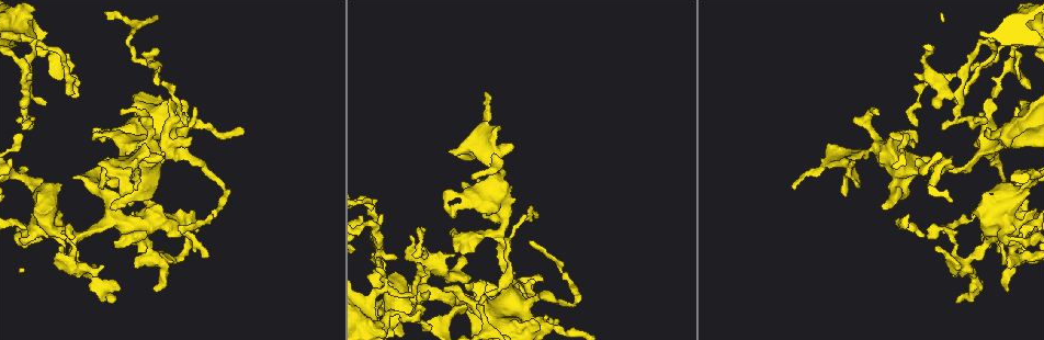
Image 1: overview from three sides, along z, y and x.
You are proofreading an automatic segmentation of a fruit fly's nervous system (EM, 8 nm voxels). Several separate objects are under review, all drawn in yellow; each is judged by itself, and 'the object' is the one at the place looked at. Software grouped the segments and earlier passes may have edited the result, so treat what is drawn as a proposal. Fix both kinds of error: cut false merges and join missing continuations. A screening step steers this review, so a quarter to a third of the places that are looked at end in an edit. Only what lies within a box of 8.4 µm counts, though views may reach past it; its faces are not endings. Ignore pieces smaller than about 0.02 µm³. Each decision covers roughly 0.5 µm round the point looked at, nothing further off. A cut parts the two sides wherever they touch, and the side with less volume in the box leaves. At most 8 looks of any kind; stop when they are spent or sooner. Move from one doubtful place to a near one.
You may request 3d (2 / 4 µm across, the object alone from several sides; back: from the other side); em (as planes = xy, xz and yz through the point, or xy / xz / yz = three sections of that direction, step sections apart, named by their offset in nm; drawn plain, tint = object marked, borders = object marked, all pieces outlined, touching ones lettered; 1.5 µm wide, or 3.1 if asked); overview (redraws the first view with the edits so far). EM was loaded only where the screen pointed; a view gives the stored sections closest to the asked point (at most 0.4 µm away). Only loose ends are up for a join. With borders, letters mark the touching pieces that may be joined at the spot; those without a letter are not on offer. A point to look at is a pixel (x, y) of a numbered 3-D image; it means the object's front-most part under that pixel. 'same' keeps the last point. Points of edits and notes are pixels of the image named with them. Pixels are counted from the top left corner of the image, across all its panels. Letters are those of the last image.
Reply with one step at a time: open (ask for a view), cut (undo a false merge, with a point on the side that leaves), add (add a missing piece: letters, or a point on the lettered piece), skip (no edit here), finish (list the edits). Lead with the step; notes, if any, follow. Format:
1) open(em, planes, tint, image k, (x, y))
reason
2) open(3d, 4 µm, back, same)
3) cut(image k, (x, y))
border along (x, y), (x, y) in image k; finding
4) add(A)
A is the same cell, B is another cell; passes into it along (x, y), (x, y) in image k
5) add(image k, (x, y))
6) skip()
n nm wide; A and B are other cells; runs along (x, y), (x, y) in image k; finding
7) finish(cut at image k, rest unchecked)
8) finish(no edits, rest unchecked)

open(3d, 2 µm, image 1, (907, 196))
branch stops here

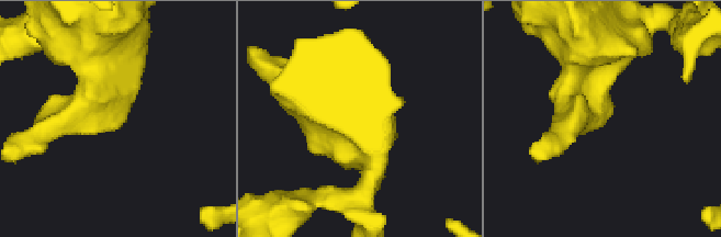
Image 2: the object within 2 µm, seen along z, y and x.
open(em, planes, borders, image 2, (114, 120))
need the tissue

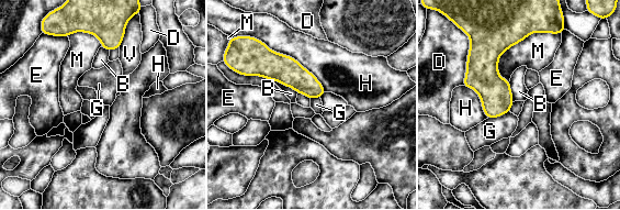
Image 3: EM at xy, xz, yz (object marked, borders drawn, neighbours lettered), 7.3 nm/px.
skip()
H touches over 700 nm; B, D, E, G, H, M and V are other cells; border along (252, 36), (292, 56), (326, 91) in image 3; none of them fits

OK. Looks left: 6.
open(3d, 2 µm, image 1, (792, 187))
tapers out

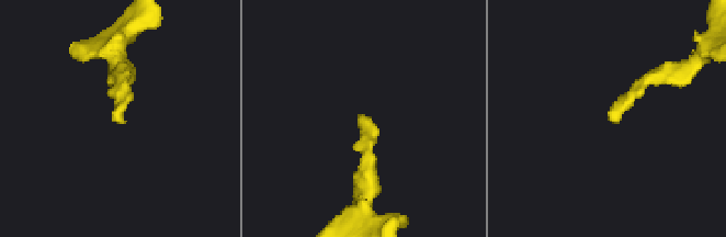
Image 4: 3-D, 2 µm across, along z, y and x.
open(em, yz, step 8, borders, image 4, (363, 118))

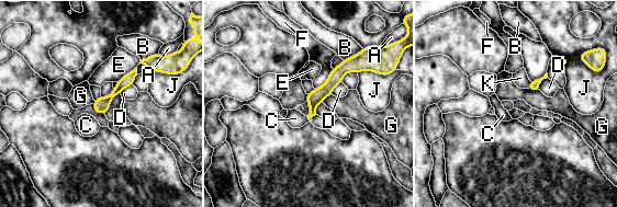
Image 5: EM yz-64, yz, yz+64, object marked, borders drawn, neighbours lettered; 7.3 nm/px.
open(em, planes, borders, same)
cut it another way

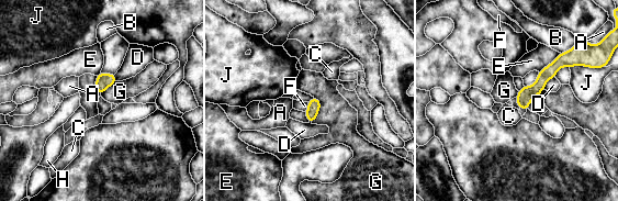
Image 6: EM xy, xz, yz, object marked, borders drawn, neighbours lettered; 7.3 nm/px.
skip()
A, B, C, D, E, F, G, H and J are other cells; runs along (571, 57), (559, 62), (520, 104) in image 6; no lettered piece goes on from it

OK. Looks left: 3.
open(em, xy, step 8, tint, image 1, (535, 217))
branch stops here

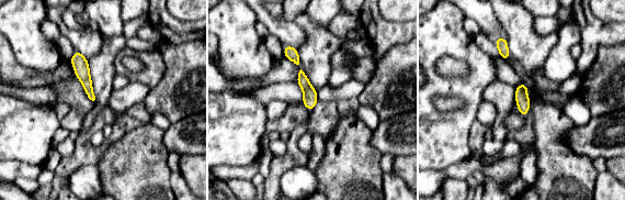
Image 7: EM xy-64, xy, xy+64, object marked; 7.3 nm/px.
open(em, planes, borders, same)

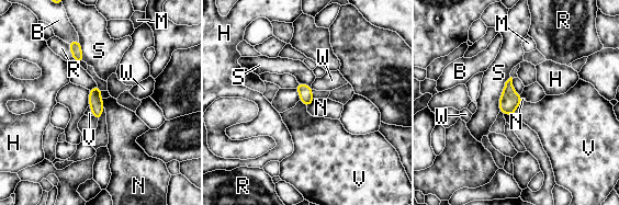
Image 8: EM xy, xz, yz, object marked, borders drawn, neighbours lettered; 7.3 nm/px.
skip()
100 nm wide; B, H, M, N, R, S, V and W are other cells; border along (522, 101), (514, 115) in image 8; none of them fits

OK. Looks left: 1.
finish(no edits, rest unchecked)

